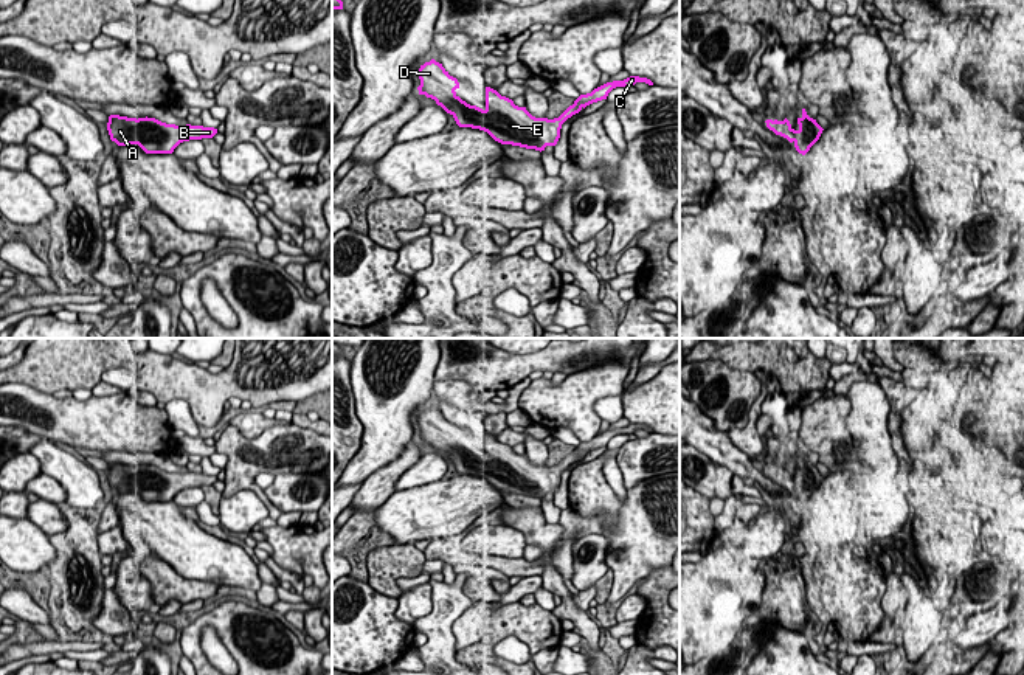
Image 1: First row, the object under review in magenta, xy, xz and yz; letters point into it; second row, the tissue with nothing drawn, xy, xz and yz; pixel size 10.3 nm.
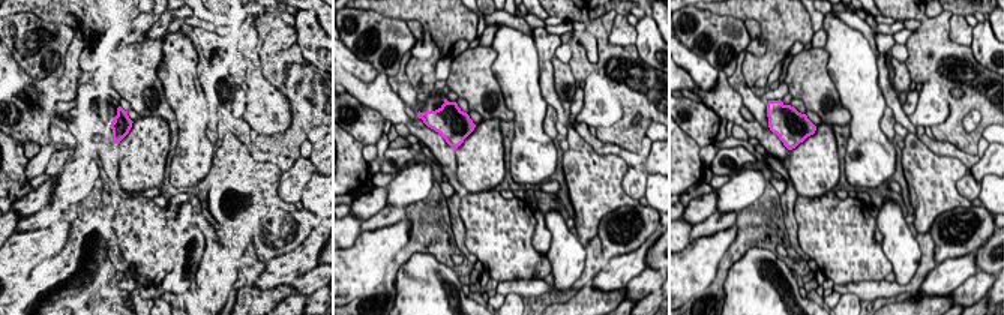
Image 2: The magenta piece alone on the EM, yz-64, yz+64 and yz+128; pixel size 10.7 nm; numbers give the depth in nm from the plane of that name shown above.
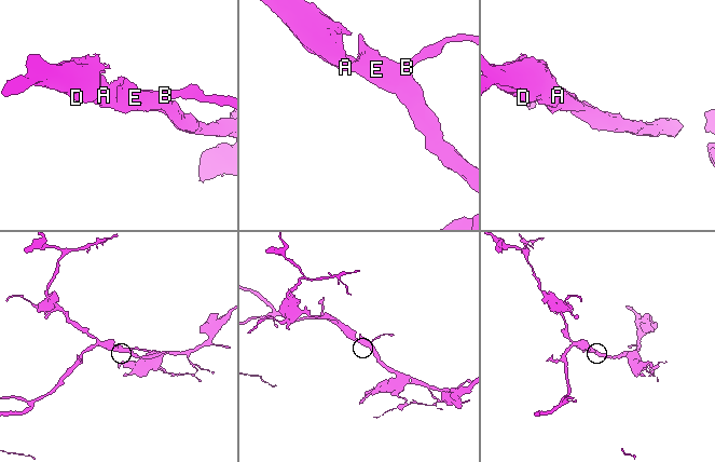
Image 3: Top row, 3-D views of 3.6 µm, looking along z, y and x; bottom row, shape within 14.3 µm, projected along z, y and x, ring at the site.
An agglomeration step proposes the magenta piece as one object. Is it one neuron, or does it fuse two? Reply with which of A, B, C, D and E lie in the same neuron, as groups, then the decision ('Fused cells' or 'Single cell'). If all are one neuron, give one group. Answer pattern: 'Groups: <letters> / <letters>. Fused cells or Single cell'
Groups: A B C D E. Single cell

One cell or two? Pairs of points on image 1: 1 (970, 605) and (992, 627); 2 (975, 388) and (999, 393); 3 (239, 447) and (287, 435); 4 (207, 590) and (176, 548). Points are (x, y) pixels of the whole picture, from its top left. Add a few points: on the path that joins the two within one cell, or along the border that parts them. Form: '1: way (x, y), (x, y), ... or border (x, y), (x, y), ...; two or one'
1: border (982, 610), (970, 616); two
2: border (989, 377), (993, 402); two
3: way (252, 447), (275, 447); one
4: border (168, 564), (186, 578), (211, 581), (219, 587); two

